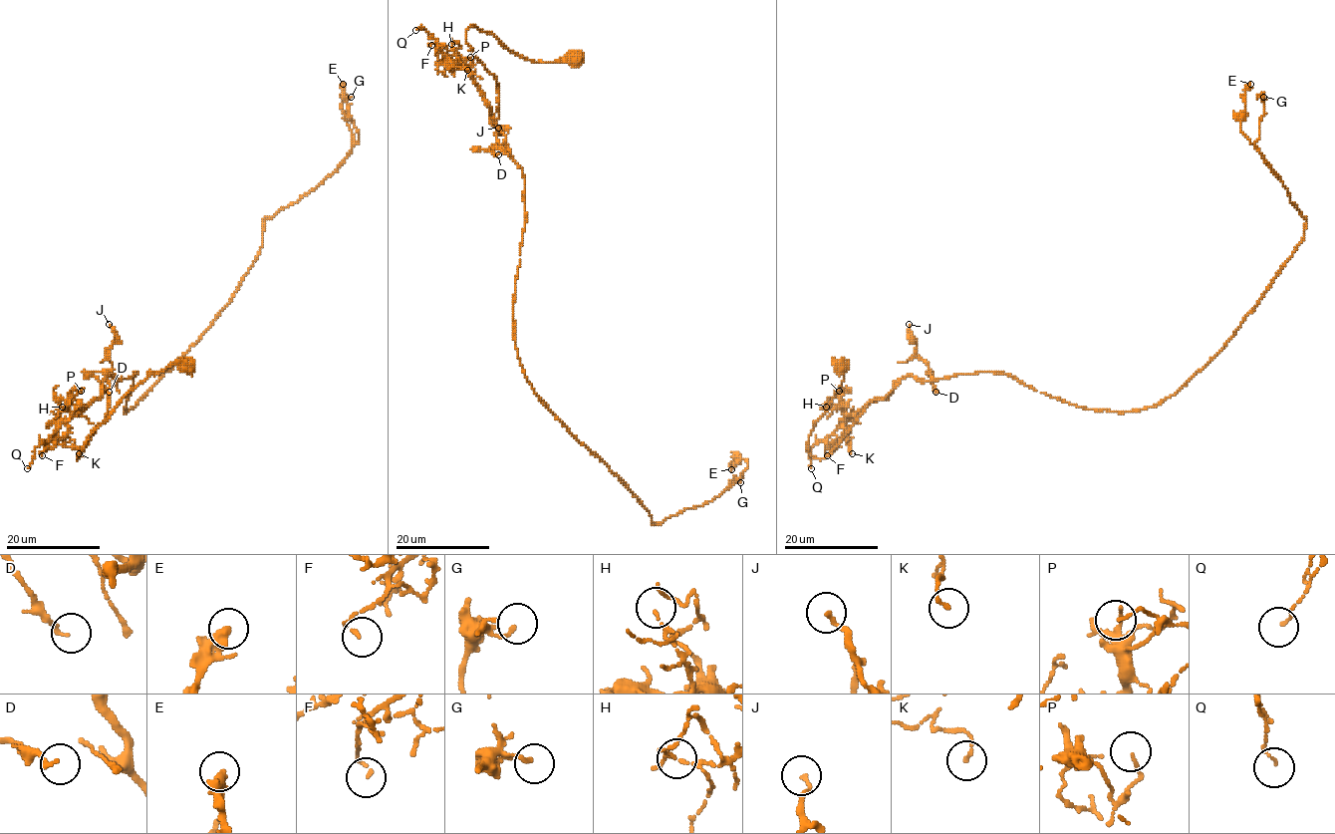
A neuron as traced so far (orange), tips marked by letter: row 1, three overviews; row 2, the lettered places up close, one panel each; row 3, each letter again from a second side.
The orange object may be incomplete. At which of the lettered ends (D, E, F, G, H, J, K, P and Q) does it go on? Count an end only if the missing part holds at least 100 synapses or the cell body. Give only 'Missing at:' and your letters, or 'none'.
Missing at: none

